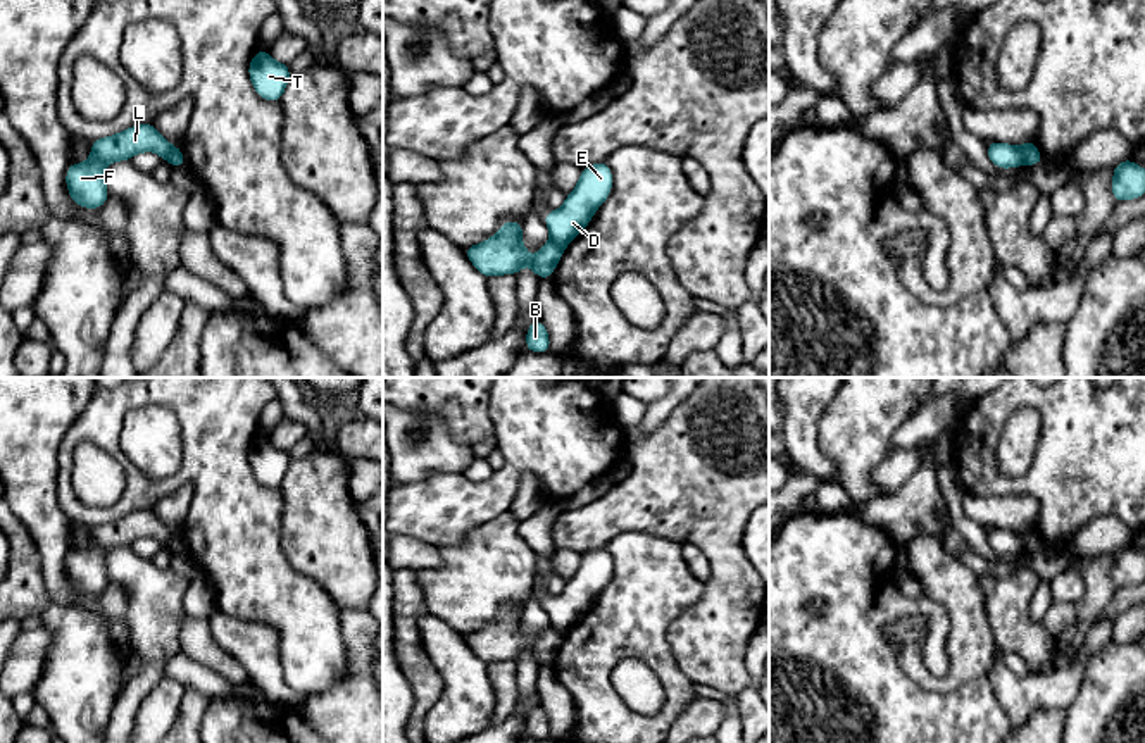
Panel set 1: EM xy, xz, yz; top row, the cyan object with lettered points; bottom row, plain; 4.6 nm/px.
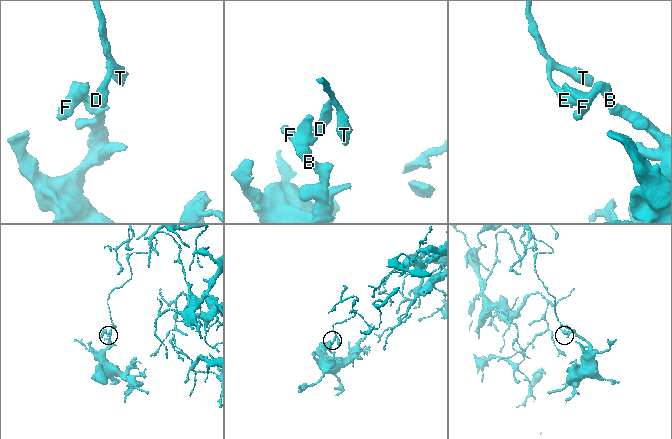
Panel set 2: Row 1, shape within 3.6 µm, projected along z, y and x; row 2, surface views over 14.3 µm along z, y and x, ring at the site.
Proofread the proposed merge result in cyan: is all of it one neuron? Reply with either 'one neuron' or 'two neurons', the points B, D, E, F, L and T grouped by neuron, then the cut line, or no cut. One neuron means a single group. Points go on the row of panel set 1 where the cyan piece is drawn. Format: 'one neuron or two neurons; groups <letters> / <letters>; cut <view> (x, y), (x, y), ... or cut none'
two neurons; groups B F L / D E T; cut yz (1018, 147), (1026, 162)

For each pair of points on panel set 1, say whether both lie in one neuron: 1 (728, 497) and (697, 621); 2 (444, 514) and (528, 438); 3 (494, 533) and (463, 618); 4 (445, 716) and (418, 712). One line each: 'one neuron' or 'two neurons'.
1: one neuron
2: one neuron
3: one neuron
4: two neurons

